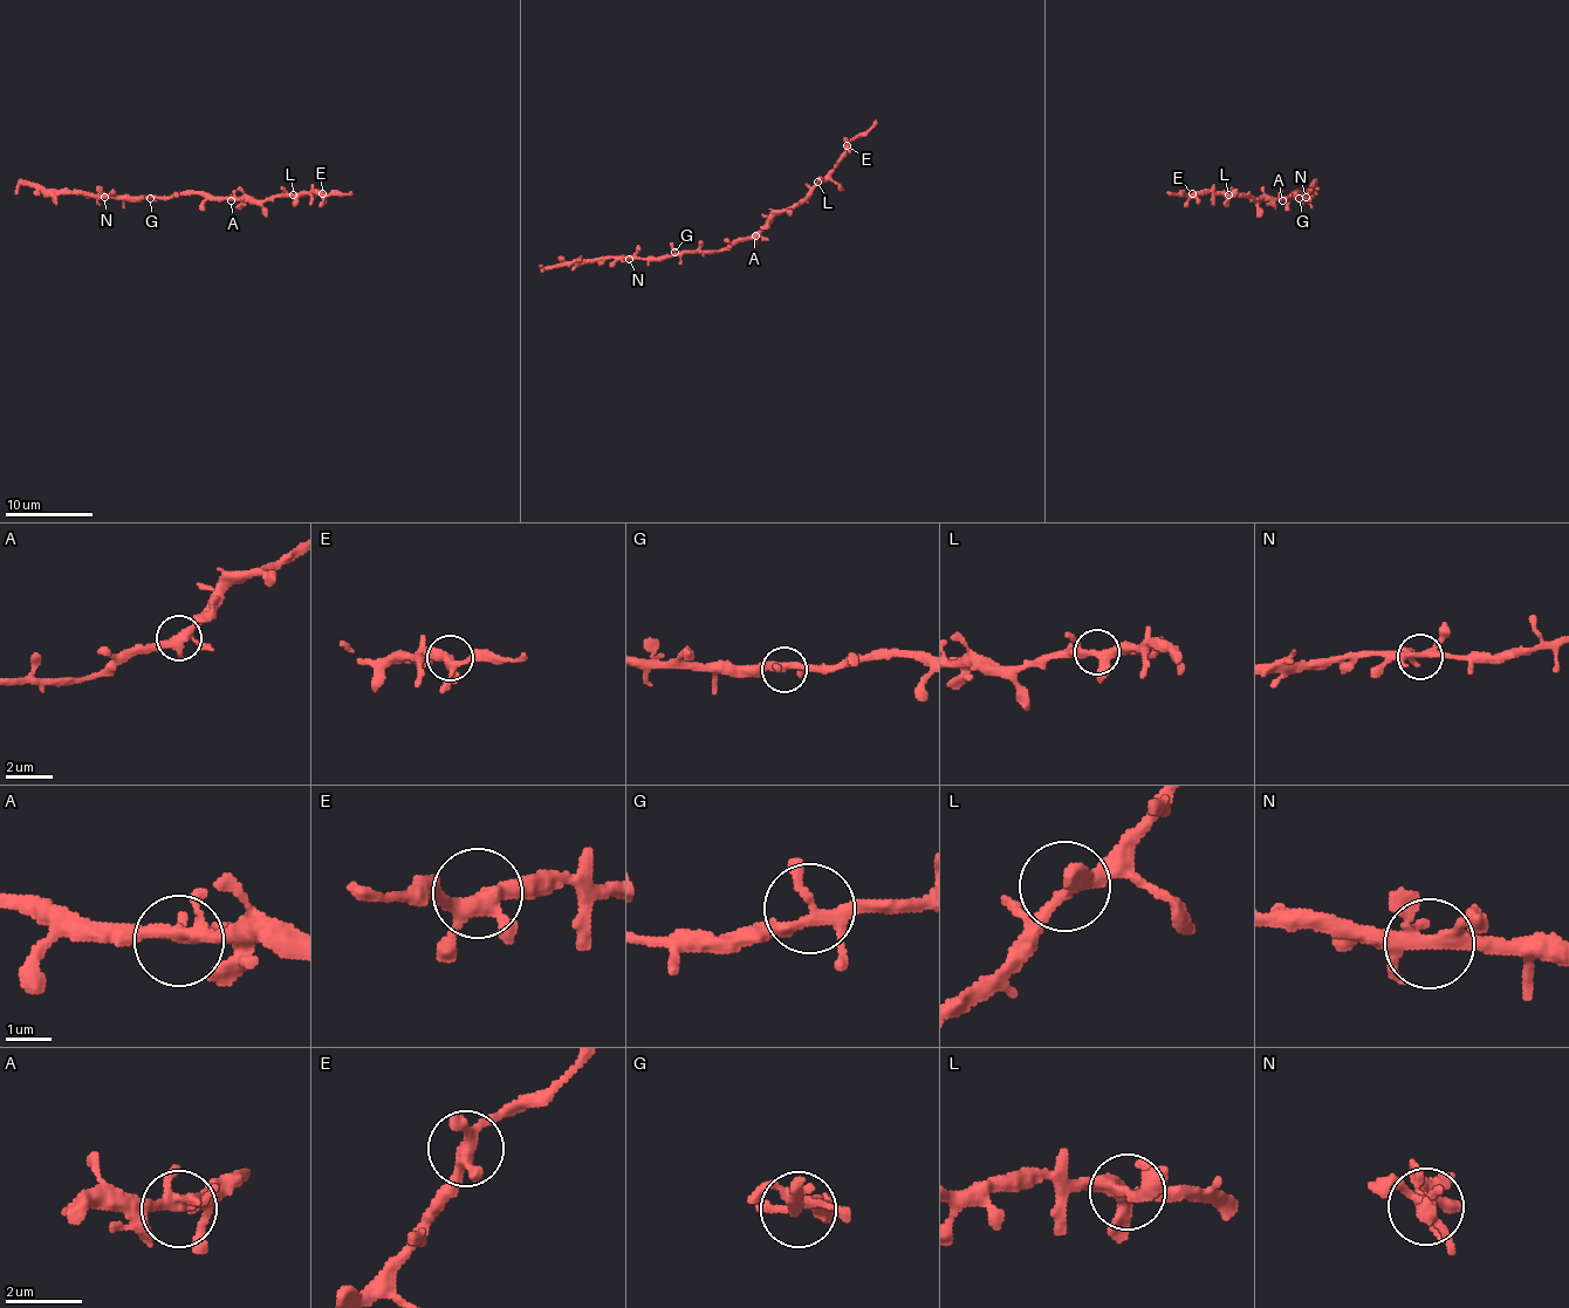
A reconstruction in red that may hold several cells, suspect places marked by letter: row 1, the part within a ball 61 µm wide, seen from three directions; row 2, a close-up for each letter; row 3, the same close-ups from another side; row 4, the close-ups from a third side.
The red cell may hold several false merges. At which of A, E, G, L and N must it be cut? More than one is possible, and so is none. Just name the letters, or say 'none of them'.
none of them

